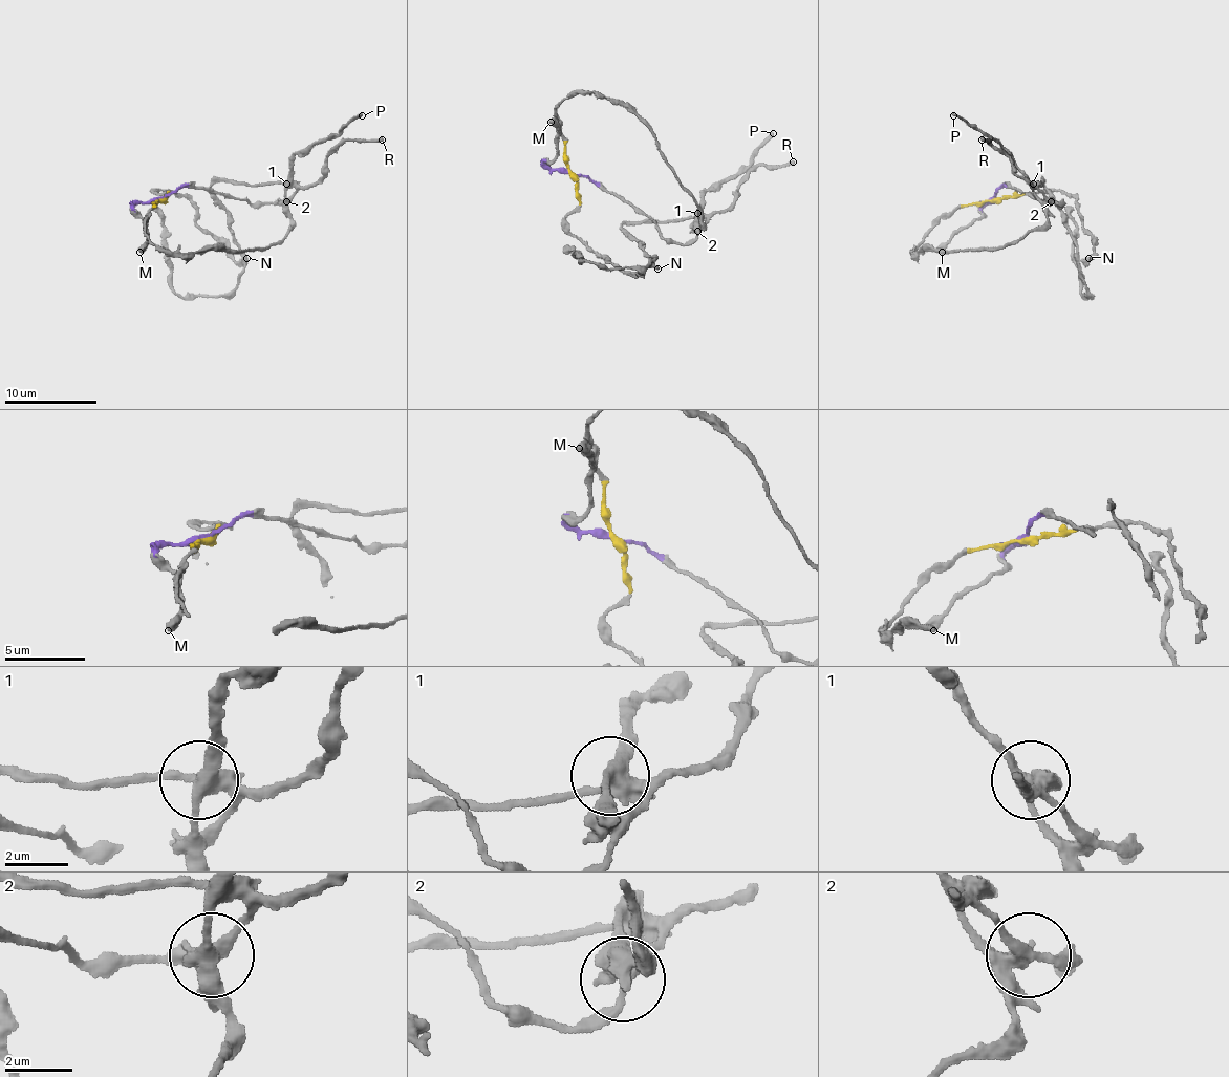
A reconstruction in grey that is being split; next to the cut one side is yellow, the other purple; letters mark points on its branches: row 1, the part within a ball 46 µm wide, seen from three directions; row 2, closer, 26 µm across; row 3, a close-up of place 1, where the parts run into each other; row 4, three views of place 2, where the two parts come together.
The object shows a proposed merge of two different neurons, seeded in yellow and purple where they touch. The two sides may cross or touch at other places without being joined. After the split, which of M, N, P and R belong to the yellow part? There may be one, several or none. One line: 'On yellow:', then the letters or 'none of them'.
On yellow: N, P

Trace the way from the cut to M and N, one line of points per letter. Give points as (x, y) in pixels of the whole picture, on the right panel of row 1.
M: (994, 199), (950, 239), (941, 253)
N: (994, 199), (1037, 193), (1070, 193), (1093, 243), (1093, 255), (1085, 261), (1087, 257)

